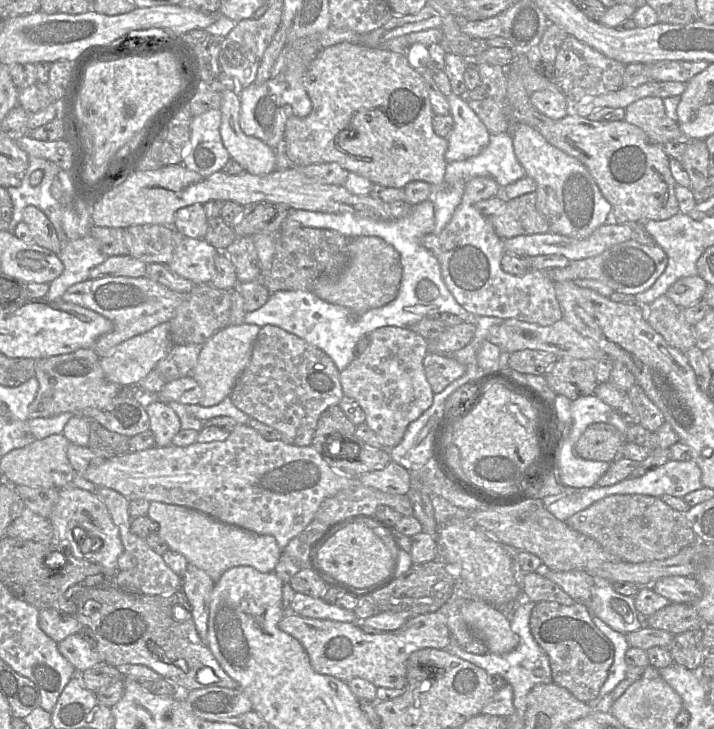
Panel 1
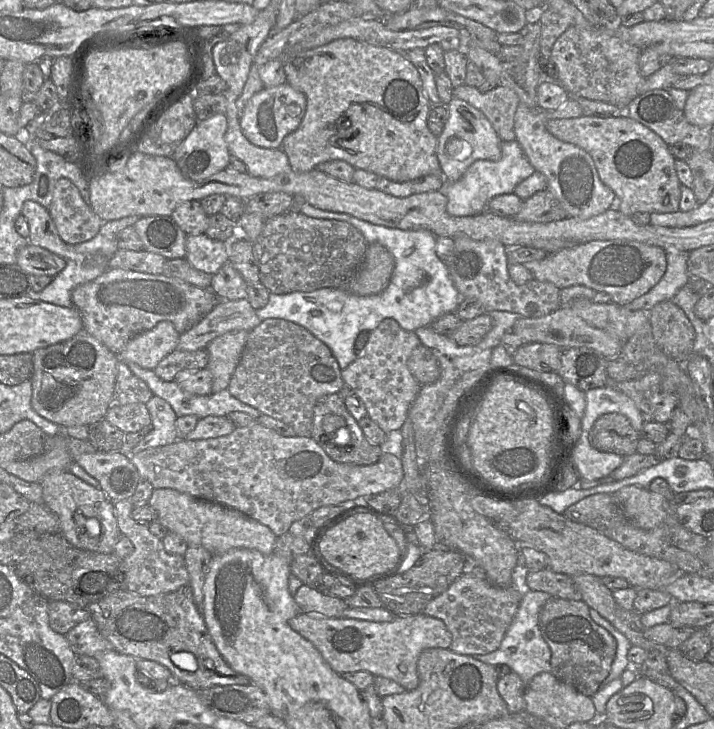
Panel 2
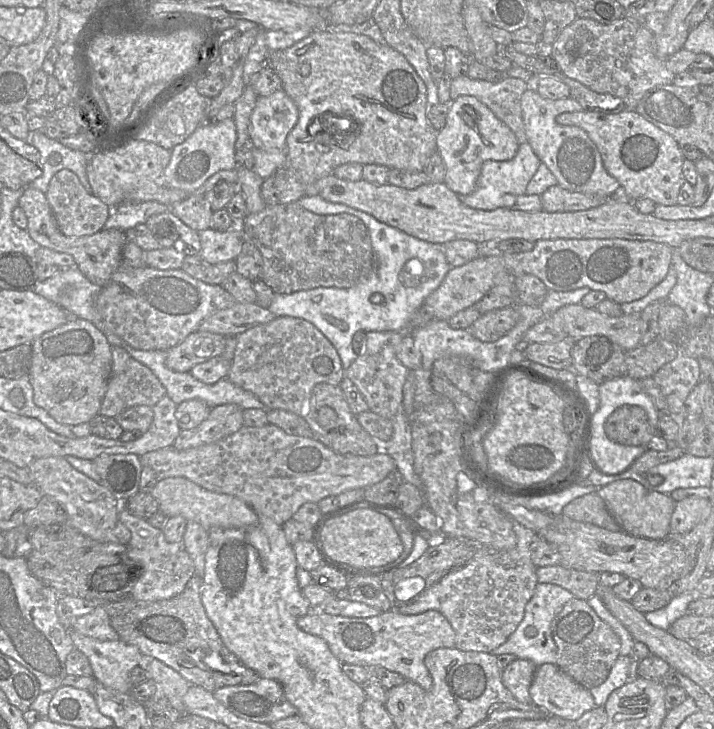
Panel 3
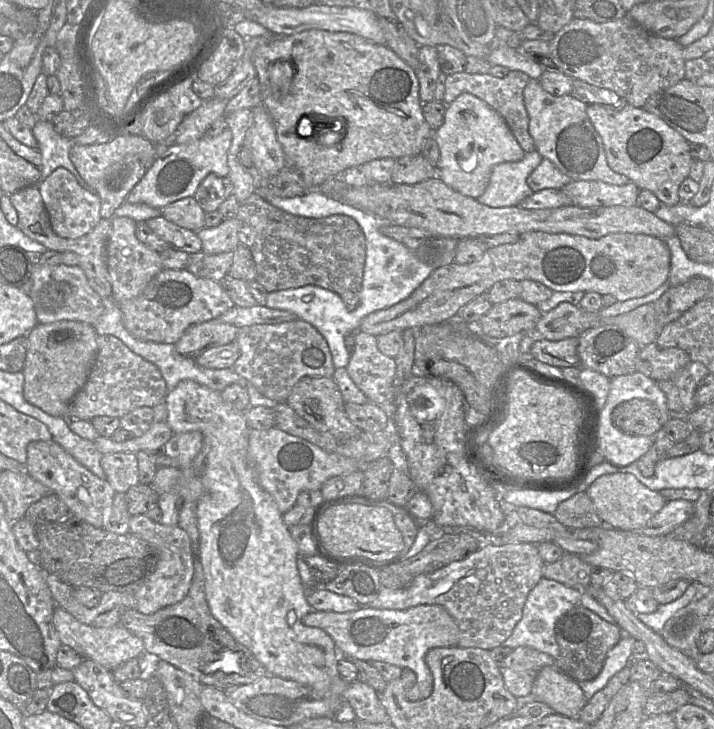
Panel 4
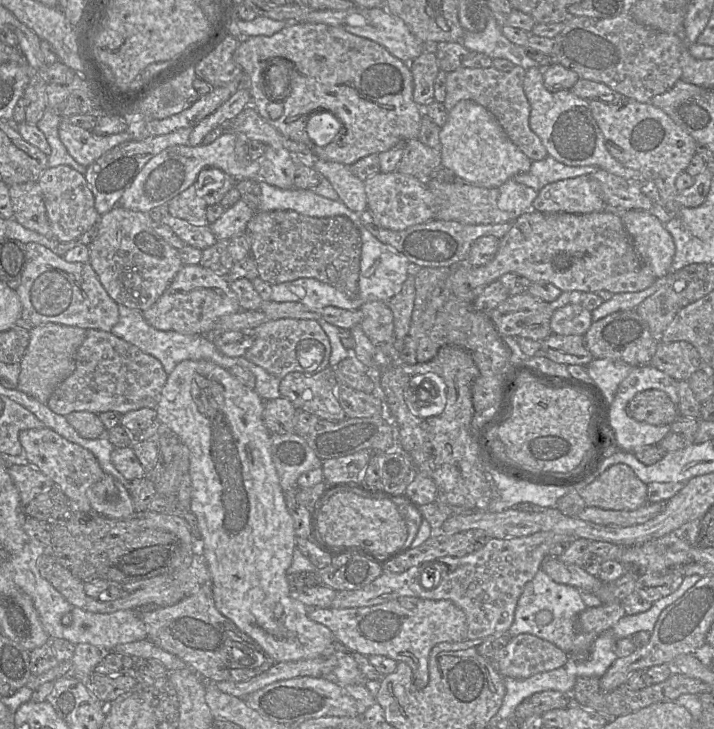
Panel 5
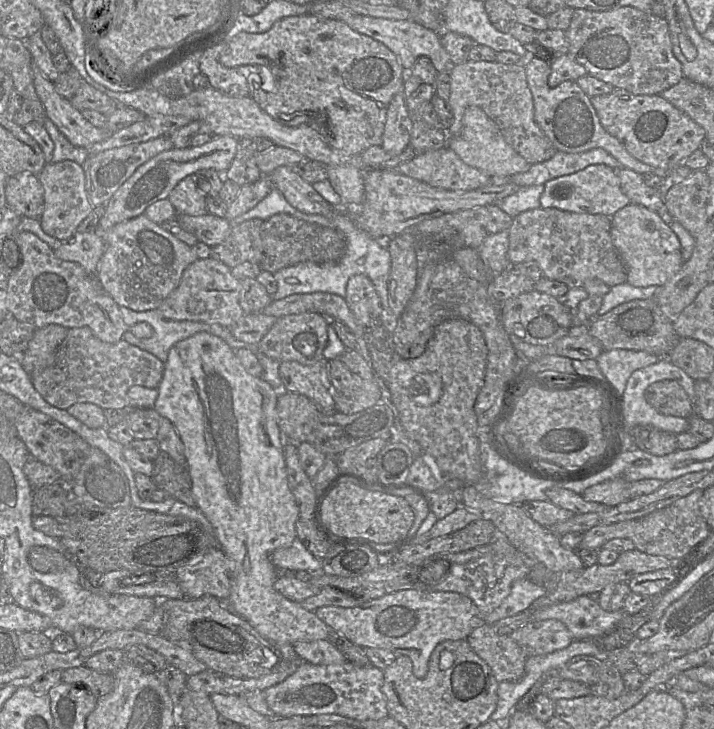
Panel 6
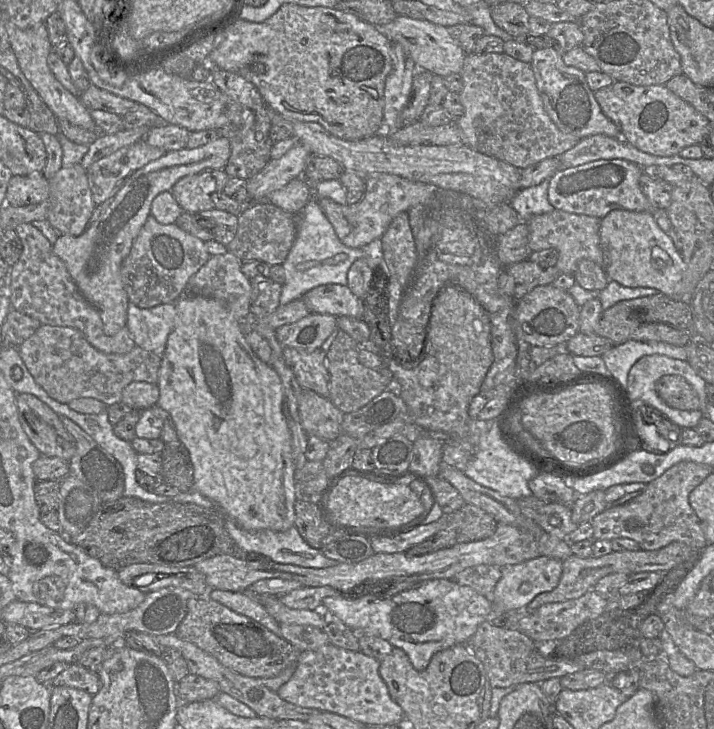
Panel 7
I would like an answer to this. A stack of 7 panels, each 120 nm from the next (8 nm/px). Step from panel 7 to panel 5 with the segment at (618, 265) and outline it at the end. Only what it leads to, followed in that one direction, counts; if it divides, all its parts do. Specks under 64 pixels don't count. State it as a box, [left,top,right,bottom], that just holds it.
[620,210,675,279]

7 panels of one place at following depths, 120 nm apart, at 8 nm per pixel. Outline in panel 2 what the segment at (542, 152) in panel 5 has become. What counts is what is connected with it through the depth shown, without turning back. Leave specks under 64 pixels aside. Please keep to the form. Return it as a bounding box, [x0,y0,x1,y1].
[453,84,520,141]

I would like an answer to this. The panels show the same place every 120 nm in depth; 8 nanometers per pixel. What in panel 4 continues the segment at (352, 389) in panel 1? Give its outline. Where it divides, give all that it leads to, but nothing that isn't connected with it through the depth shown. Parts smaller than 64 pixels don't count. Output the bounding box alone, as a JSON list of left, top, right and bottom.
[346,331,396,405]

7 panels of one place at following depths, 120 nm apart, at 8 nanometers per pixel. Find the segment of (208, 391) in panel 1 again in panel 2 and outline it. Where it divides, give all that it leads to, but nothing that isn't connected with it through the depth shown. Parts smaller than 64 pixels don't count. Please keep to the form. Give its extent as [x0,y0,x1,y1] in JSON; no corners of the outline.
[205,330,248,393]

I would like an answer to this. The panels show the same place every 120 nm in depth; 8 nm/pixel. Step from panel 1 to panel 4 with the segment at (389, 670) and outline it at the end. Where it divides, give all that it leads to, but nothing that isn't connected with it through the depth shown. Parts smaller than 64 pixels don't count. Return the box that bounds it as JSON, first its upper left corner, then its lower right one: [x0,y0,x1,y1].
[302,604,459,701]

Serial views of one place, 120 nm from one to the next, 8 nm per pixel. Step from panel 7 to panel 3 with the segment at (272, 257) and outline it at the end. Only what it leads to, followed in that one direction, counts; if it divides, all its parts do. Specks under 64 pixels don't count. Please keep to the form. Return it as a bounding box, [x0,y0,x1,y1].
[181,254,236,285]

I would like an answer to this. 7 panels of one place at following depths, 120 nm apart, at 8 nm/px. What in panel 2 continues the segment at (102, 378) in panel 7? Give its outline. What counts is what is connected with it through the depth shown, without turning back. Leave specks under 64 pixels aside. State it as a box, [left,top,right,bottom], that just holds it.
[110,360,154,406]

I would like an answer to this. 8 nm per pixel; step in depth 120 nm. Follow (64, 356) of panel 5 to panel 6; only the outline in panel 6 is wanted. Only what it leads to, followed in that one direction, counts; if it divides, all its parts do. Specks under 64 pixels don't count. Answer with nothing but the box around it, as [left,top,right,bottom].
[20,324,68,378]

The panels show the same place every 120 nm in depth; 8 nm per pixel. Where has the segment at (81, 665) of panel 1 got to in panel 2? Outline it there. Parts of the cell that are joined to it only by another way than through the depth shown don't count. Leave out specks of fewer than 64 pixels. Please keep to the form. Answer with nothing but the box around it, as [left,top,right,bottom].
[66,618,112,657]

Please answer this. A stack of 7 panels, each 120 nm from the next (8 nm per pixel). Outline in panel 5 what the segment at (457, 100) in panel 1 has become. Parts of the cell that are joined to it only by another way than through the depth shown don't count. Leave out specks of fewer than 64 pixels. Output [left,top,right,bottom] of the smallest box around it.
[439,101,531,188]

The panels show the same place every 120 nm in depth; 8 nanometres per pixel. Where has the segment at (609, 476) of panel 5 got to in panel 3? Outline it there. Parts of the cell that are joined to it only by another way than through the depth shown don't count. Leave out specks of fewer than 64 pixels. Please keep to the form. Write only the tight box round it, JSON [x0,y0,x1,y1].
[597,479,676,540]

